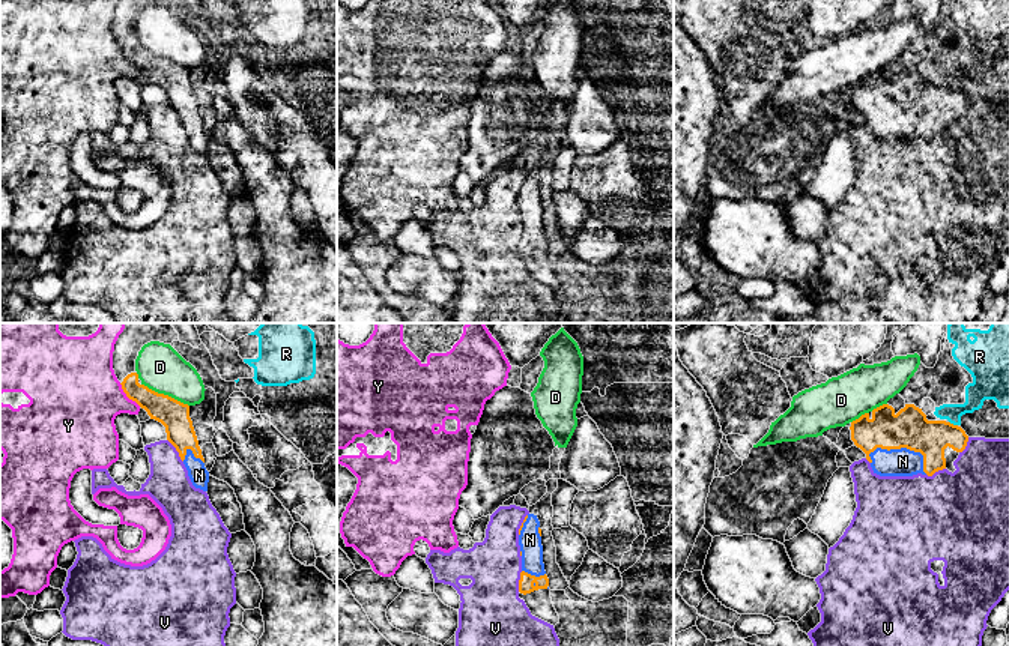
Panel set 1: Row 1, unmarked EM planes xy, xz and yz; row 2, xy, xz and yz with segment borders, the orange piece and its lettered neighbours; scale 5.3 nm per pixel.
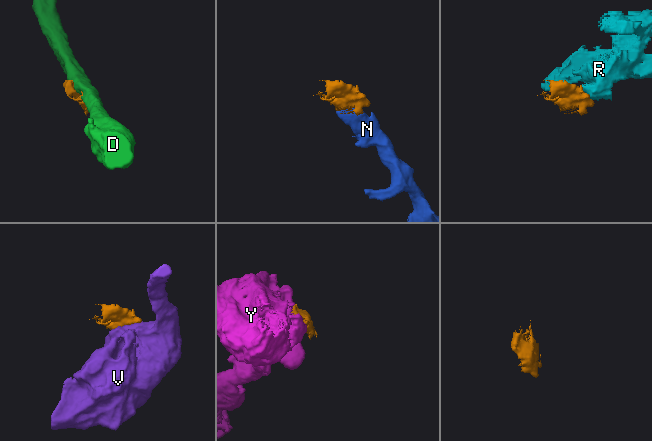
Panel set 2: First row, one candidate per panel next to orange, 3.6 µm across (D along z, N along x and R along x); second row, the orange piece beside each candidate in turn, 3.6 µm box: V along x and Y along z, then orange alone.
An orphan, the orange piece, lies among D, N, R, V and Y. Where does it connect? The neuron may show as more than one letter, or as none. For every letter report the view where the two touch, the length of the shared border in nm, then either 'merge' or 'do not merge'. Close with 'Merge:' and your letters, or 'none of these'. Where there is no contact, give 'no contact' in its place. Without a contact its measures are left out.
D: xy | 280 nm | do not merge
N: yz | 340 nm | merge
R: yz | 50 nm | do not merge
V: xy | 150 nm | do not merge
Y: xy | 170 nm | do not merge
Merge: N

